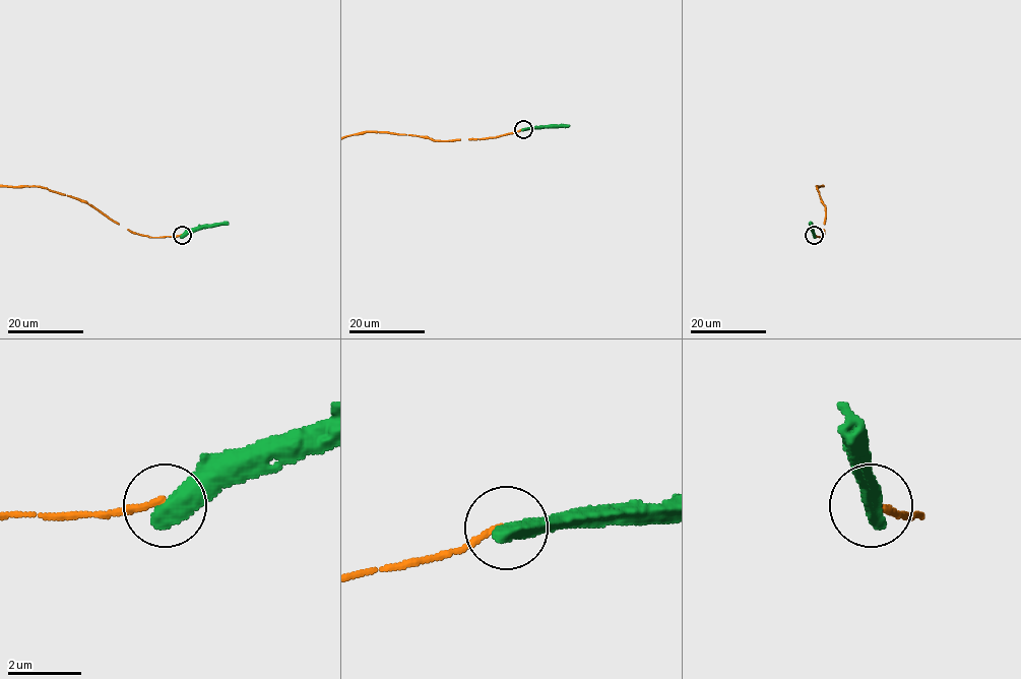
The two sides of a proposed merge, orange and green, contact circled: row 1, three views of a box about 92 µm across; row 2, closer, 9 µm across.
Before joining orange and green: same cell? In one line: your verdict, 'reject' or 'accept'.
reject

